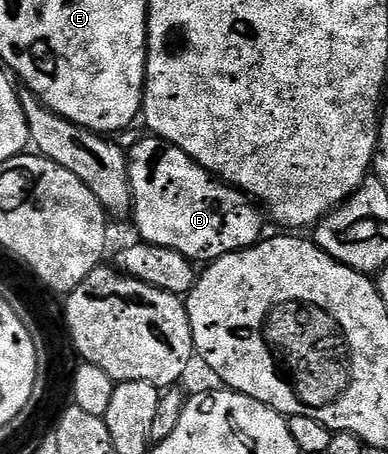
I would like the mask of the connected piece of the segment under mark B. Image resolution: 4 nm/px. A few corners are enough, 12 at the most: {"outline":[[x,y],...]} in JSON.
{"outline":[[155,136],[127,151],[143,241],[196,264],[261,241],[259,205]]}

